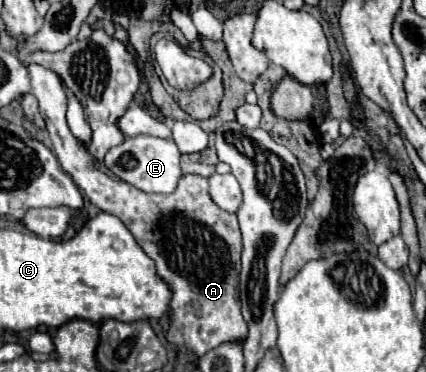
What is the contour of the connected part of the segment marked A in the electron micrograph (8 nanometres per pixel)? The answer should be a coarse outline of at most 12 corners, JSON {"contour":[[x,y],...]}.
{"contour":[[26,65],[54,153],[172,289],[166,339],[248,335],[240,227],[182,175],[170,195],[92,171],[60,77]]}

